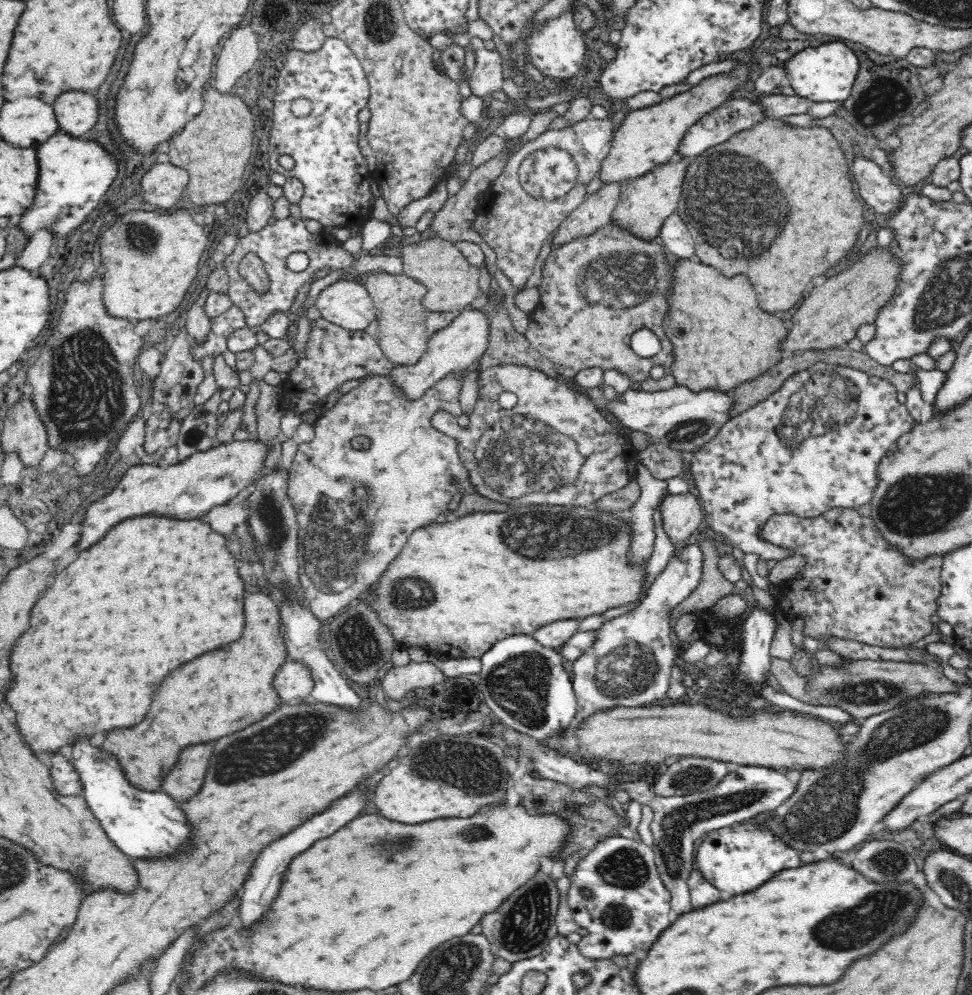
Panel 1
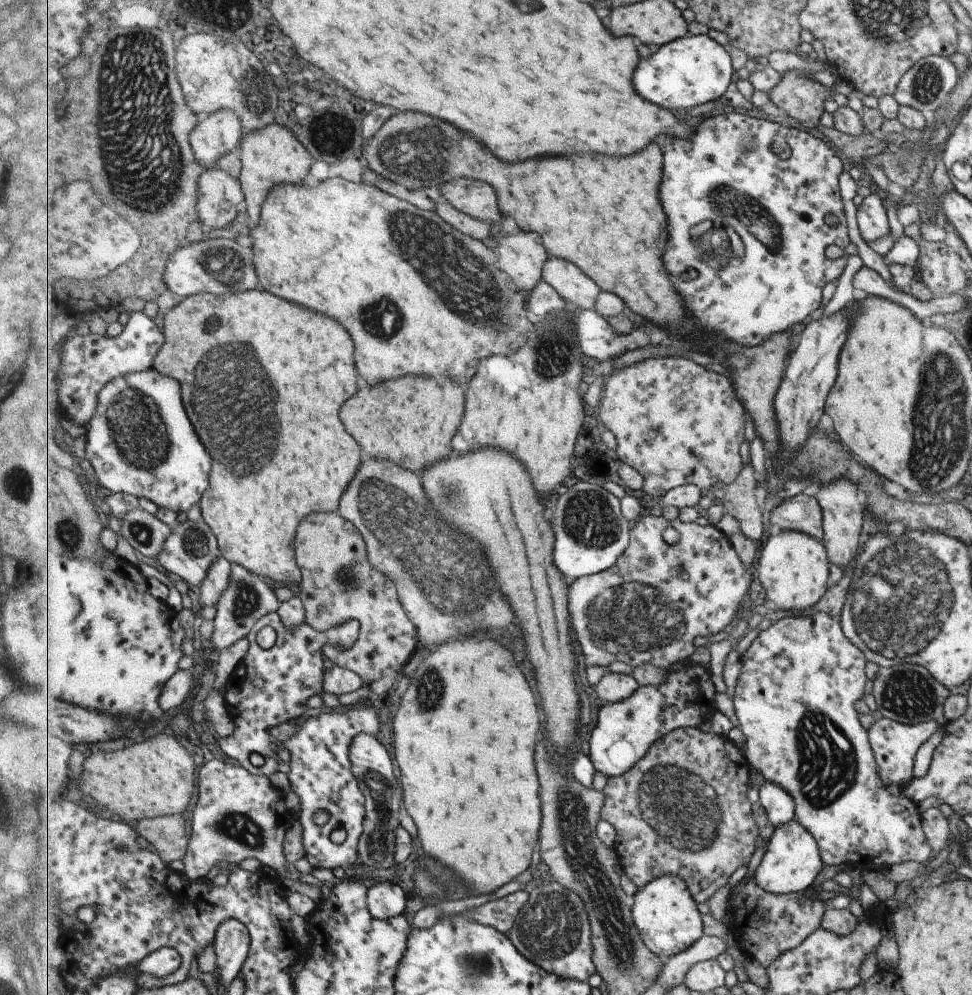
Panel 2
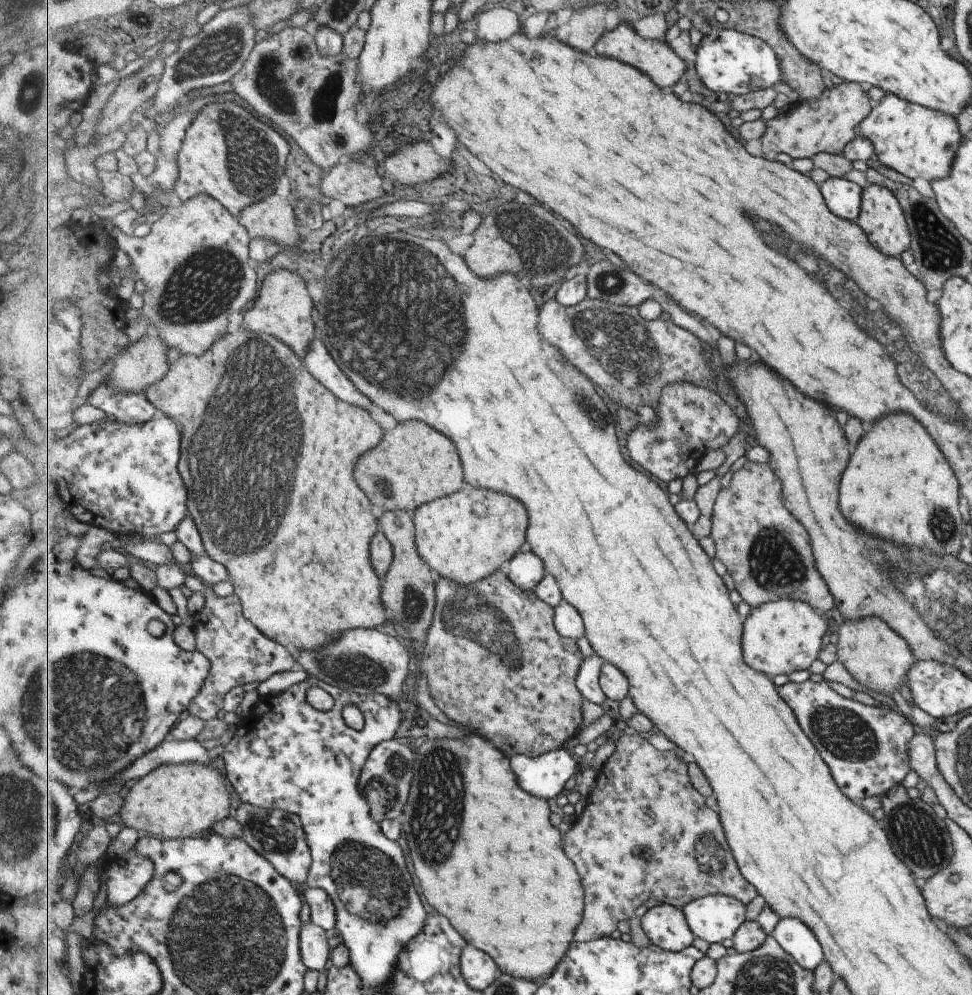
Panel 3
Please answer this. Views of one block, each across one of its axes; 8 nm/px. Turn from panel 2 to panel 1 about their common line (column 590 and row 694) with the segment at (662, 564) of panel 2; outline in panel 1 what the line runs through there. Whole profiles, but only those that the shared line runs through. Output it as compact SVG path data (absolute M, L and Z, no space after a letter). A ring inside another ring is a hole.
M684 545L676 554L673 554L667 566L656 576L654 582L647 590L646 597L639 606L630 612L614 617L598 628L598 640L592 644L592 648L572 661L572 686L578 698L578 714L574 716L572 724L578 724L584 716L598 708L610 708L610 706L634 706L634 704L650 704L656 702L656 698L662 698L668 690L671 677L671 668L677 663L677 650L672 647L669 638L669 622L667 614L669 610L680 602L684 602L698 586L702 576L703 556L698 545Z

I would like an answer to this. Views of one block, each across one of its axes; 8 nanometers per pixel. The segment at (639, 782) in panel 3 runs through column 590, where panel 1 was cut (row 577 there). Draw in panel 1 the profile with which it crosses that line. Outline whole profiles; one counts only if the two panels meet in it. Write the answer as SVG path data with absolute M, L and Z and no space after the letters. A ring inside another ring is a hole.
M842 507L832 508L832 510L825 512L824 515L819 516L818 519L804 519L796 515L775 514L770 516L770 519L766 524L764 524L760 532L760 536L766 539L769 543L794 548L794 555L796 553L800 553L808 557L806 568L804 568L804 570L800 570L800 574L798 574L798 576L794 576L792 580L786 581L773 589L776 608L788 612L788 615L794 619L800 618L800 616L804 617L804 637L813 637L821 642L821 639L818 639L819 637L836 635L846 639L857 640L858 642L869 645L898 648L898 646L908 646L915 643L932 631L932 622L930 621L930 617L936 614L938 608L937 600L941 594L941 570L943 557L930 556L930 559L922 560L921 562L914 563L913 566L911 566L898 551L894 548L890 548L889 544L887 544L885 540L878 535L878 531L876 531L876 528L874 527L874 521L870 518L863 518L863 516L858 513L857 509Z

